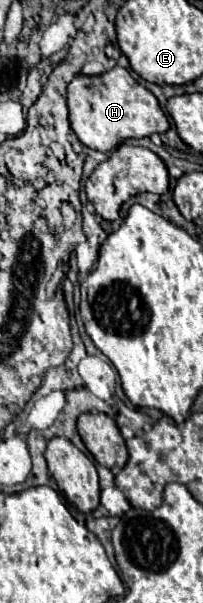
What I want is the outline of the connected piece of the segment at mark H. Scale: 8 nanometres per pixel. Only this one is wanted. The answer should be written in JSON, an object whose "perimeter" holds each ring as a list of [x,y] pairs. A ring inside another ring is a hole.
{"perimeter":[[[119,66],[99,76],[75,76],[67,86],[67,106],[69,122],[77,138],[99,152],[115,150],[127,138],[145,138],[169,130],[169,120],[155,96]]]}

